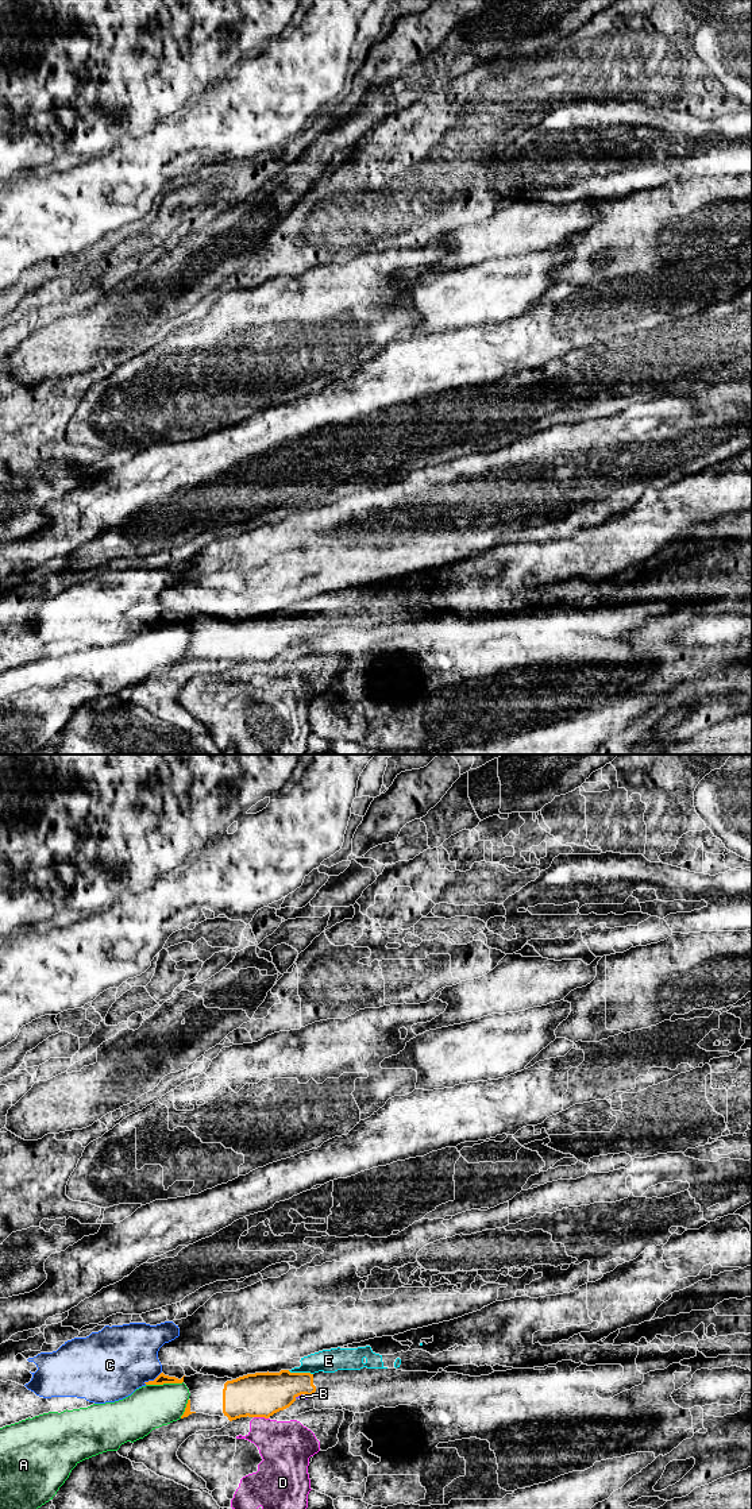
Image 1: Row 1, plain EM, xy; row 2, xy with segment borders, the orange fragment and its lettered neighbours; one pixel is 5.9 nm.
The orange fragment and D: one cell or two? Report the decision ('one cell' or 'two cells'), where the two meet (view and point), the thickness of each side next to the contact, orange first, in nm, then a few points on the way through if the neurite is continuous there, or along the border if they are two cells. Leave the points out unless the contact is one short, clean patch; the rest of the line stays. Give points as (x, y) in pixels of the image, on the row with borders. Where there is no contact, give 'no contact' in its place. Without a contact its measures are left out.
two cells | xy (261, 1416) | 260/300 nm | along xy (254, 1416), (267, 1419)

